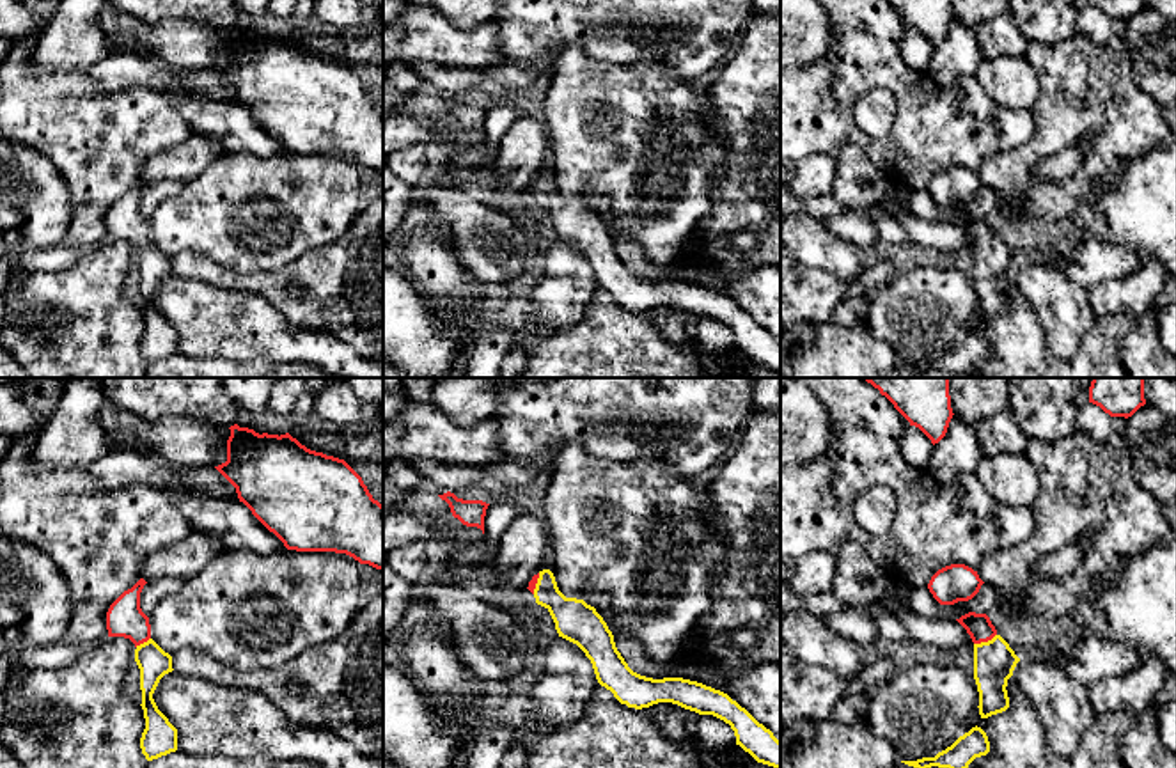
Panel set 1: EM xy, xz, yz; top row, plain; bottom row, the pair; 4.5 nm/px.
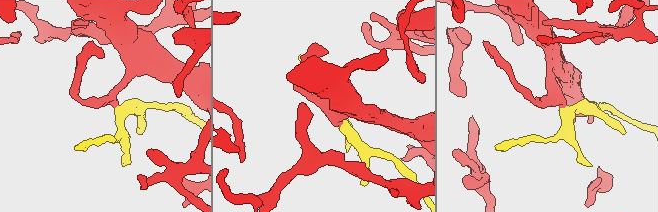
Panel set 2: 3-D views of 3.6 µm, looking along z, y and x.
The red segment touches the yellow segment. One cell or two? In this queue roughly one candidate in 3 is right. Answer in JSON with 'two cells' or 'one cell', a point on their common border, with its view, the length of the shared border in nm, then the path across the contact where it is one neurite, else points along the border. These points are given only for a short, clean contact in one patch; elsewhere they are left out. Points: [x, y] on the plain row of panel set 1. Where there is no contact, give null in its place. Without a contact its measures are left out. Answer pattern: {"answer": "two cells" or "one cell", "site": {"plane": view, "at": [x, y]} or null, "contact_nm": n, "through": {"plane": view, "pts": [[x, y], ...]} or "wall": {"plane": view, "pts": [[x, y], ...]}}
{"answer": "one cell", "site": {"plane": "yz", "at": [985, 243]}, "contact_nm": 120, "through": {"plane": "yz", "pts": [[980, 229], [985, 243], [994, 265]]}}

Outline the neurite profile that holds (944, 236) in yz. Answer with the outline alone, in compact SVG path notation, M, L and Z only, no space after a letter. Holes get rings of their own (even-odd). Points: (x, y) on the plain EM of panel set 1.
M890 183L887 199L898 208L901 215L901 223L905 225L910 243L921 247L924 250L938 250L938 252L960 252L961 248L974 248L967 232L951 222L929 222L913 216L908 211L908 197L913 192Z

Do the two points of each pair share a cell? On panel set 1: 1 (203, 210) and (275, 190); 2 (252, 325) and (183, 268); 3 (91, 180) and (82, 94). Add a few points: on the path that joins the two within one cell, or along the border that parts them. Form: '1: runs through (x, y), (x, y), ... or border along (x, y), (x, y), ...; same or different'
1: runs through (220, 210), (229, 210), (247, 194), (258, 190); same
2: border along (174, 272), (236, 289); different
3: runs through (91, 158), (91, 139), (82, 130), (82, 116); same

